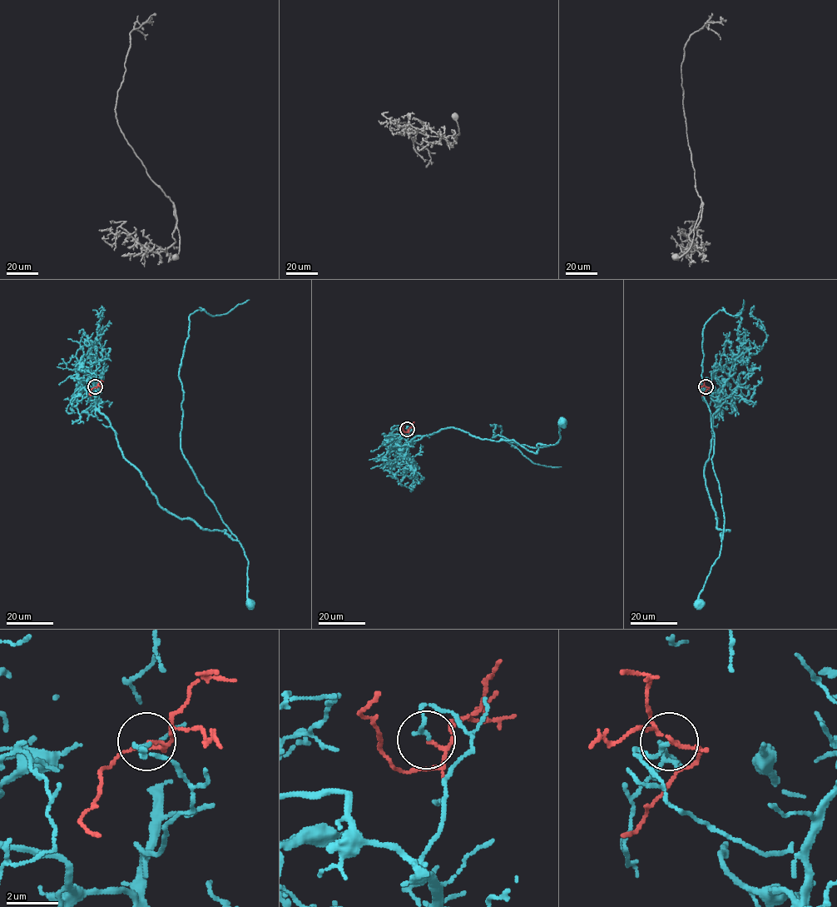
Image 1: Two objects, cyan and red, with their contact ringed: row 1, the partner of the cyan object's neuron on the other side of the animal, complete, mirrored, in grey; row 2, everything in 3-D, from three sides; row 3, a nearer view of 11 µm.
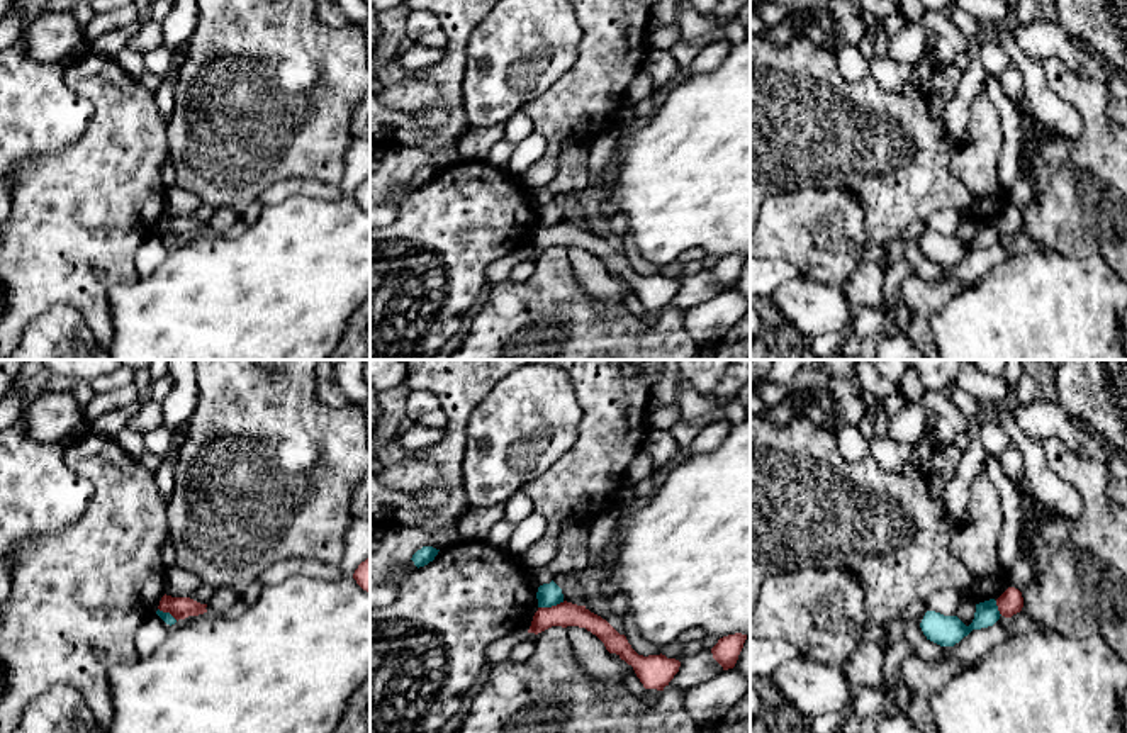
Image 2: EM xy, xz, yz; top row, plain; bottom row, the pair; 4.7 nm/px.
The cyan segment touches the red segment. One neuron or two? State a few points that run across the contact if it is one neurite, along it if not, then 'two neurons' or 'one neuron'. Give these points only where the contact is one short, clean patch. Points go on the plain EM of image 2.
xz (564, 221), (538, 228) | two neurons

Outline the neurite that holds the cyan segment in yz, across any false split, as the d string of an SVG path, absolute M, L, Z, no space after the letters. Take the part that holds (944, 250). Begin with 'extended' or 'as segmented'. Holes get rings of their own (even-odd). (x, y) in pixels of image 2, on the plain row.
as segmented | M995 219L976 224L974 239L966 246L957 236L944 236L935 231L927 231L920 248L927 260L940 266L954 266L973 249L993 246L1000 239L1000 231Z

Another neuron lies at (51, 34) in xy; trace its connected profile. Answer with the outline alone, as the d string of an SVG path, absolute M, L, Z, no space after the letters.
M46 12L34 19L19 44L34 61L56 63L83 39L73 12Z

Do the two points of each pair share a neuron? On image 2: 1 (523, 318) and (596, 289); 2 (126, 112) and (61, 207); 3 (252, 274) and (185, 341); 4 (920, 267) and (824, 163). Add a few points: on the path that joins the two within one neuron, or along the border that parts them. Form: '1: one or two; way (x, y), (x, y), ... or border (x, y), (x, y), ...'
1: two; border (569, 257), (579, 284), (594, 299), (625, 307)
2: one; way (126, 136), (119, 150), (85, 184)
3: one; way (236, 290), (202, 324)
4: two; border (924, 219), (915, 219), (898, 236)

